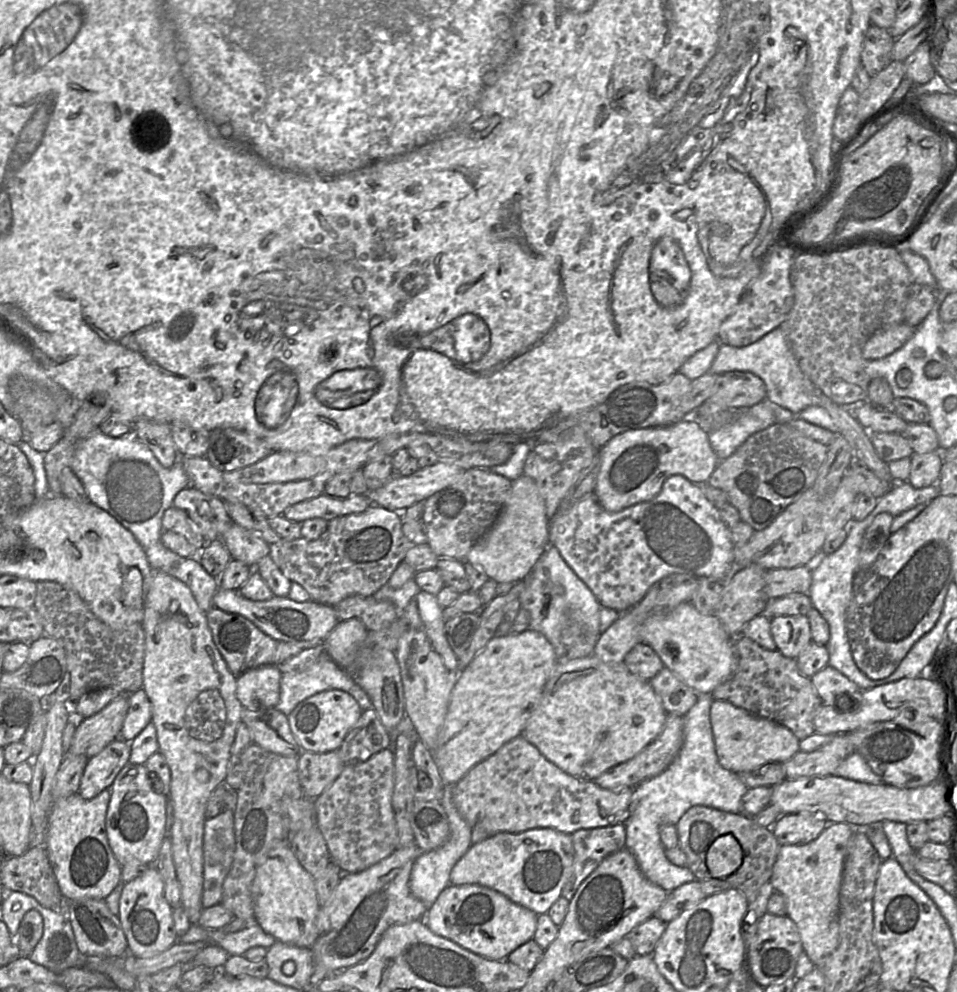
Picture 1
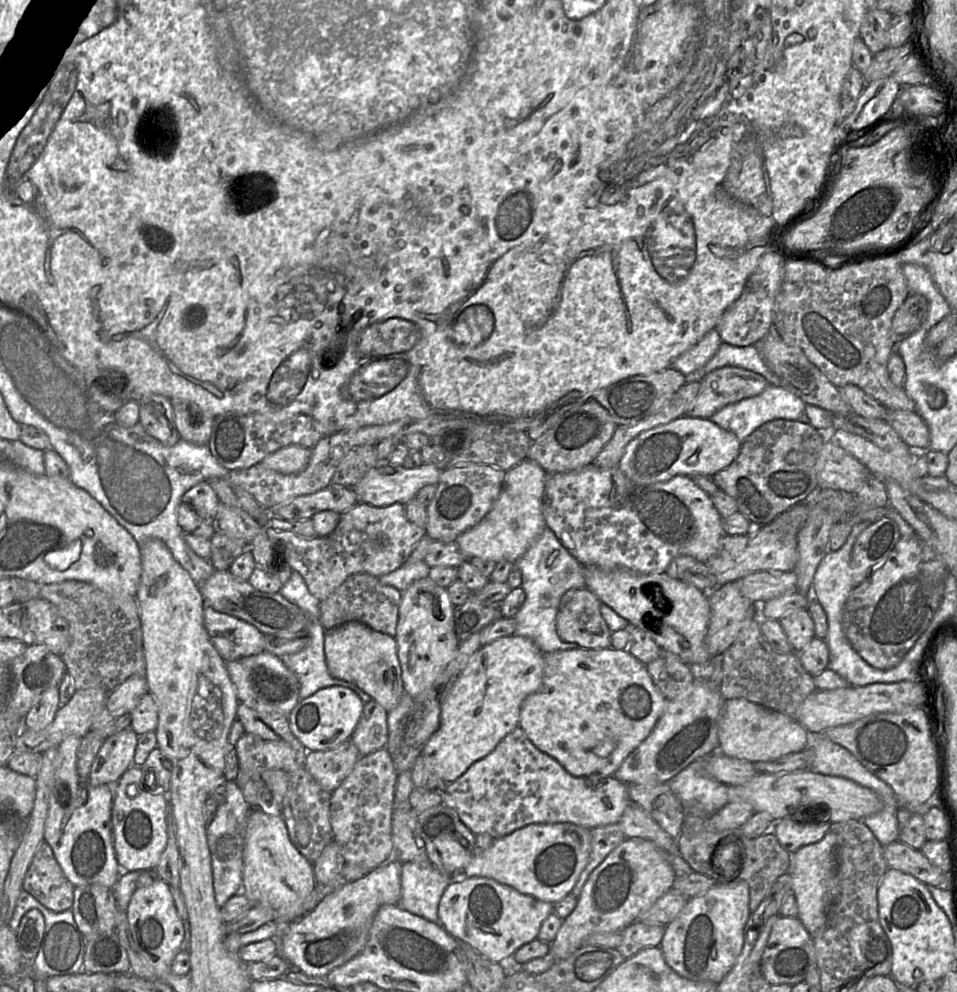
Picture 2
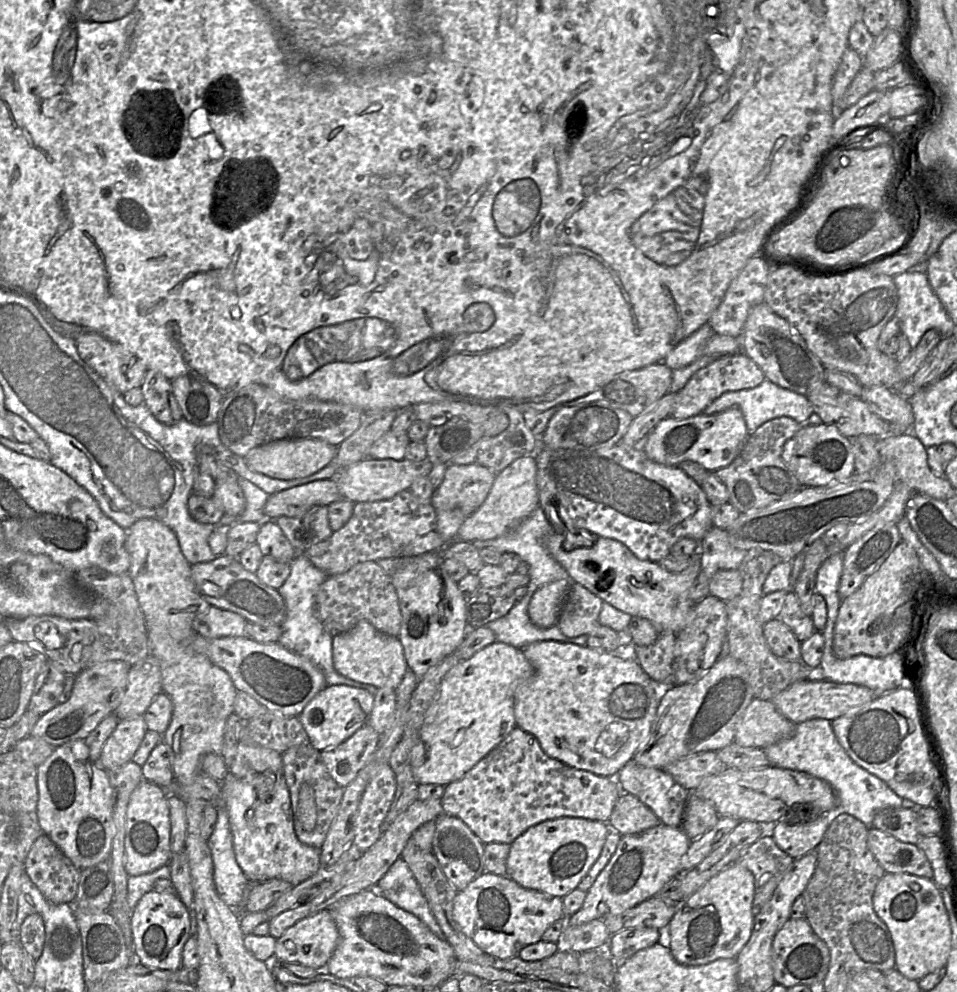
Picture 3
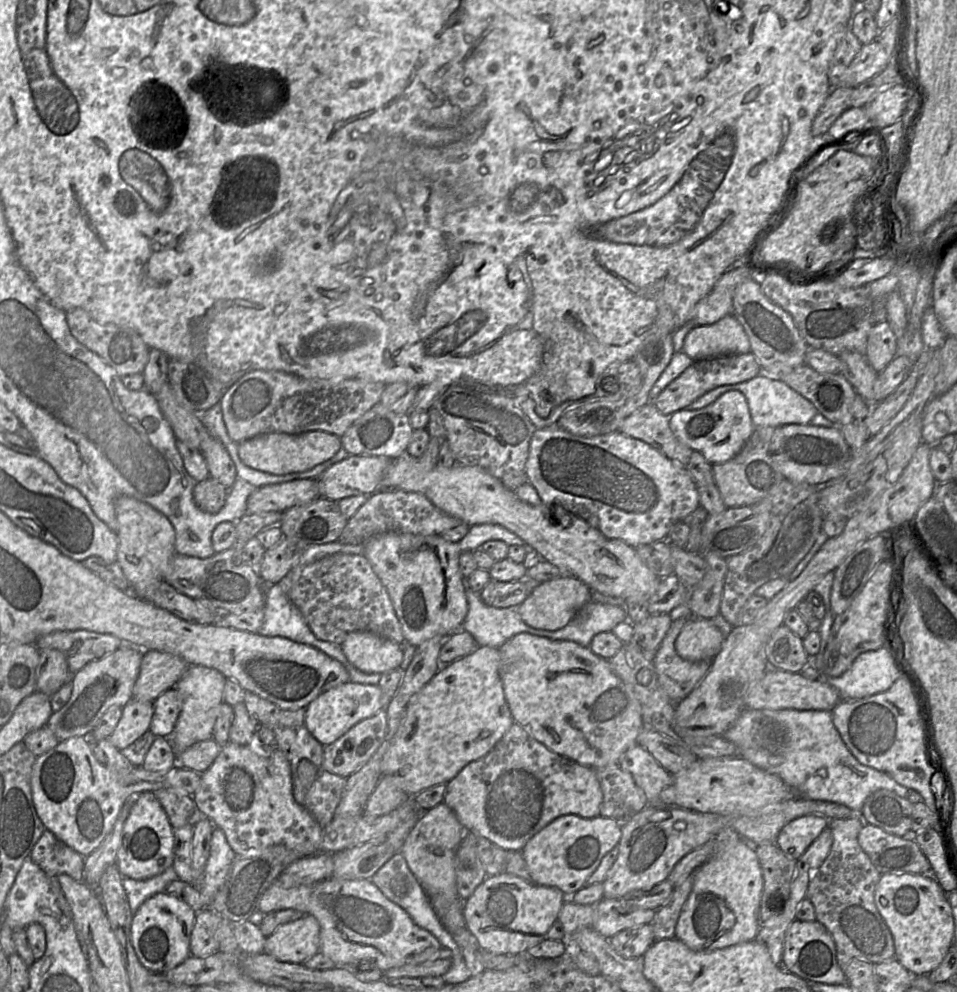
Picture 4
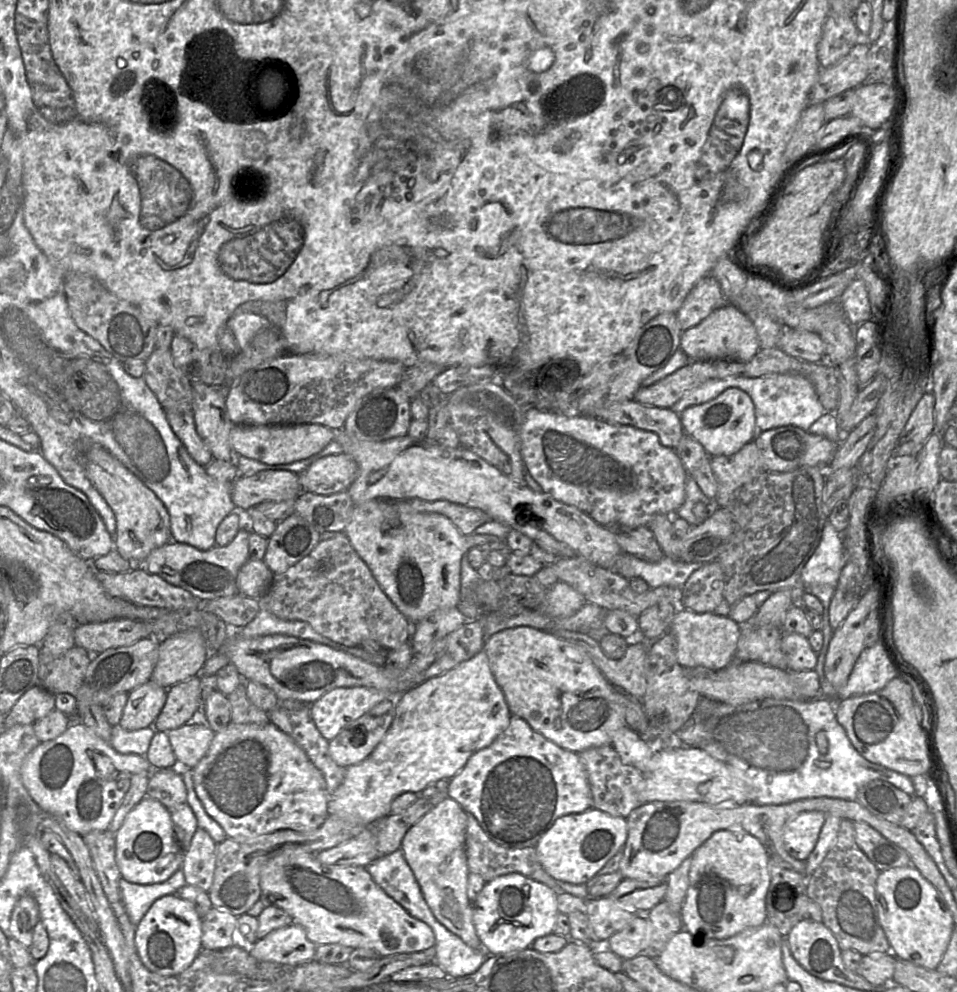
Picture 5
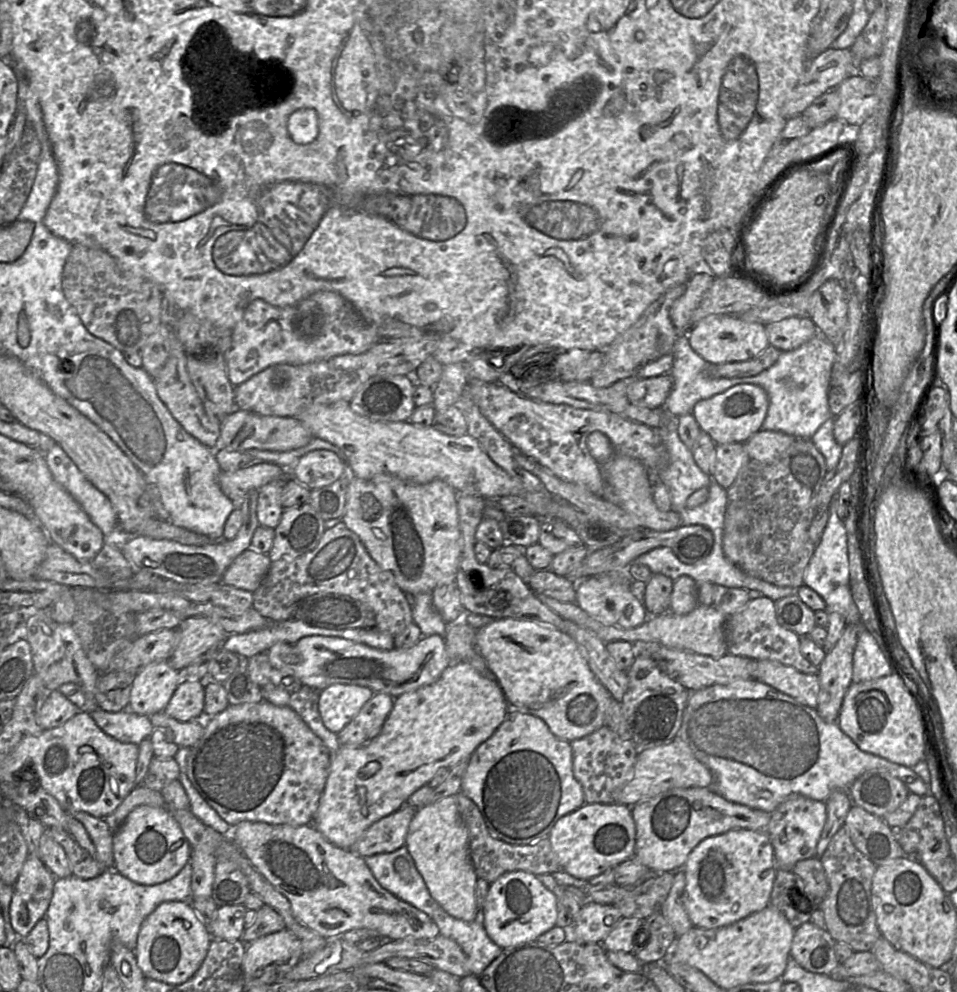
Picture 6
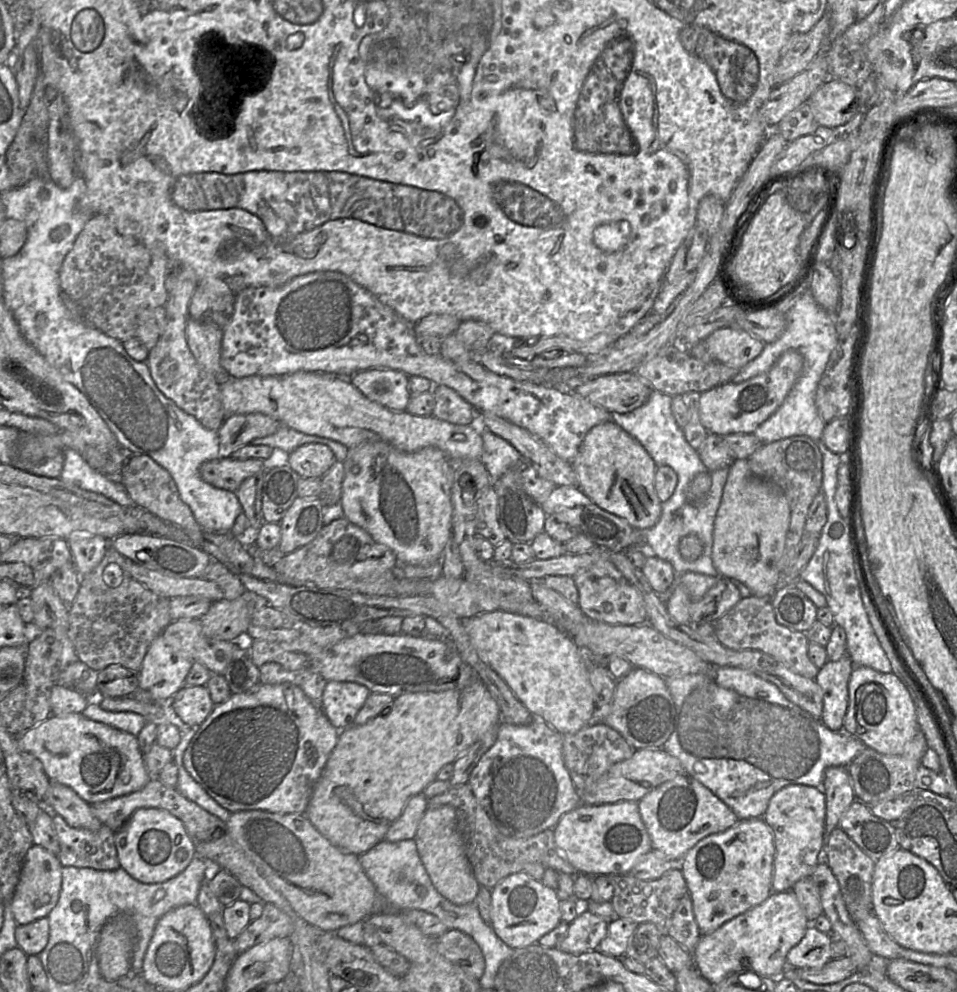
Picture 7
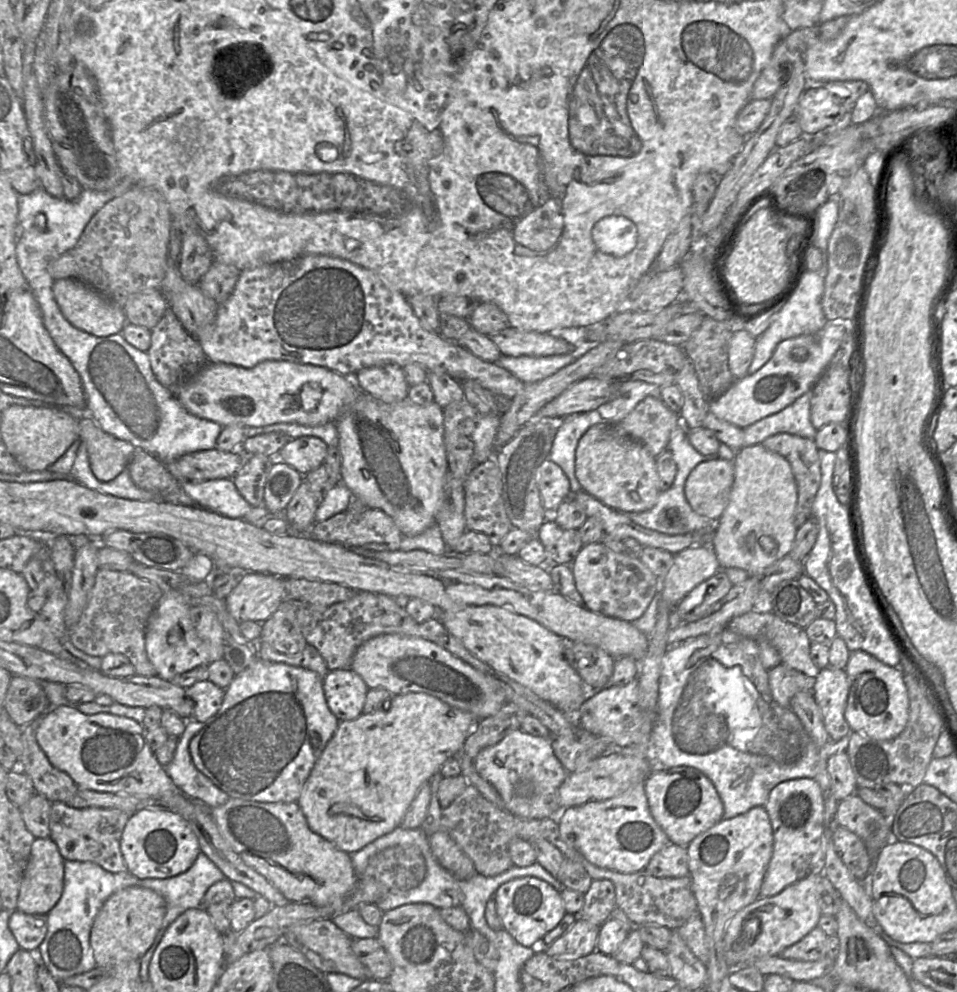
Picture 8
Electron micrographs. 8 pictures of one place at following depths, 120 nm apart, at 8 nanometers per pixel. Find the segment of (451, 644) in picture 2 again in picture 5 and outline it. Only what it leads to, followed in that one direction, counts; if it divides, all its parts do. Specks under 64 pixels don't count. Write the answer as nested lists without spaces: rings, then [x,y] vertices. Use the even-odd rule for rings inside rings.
[[[372,499],[354,505],[351,519],[343,532],[384,593],[412,626],[436,610],[457,607],[460,601],[461,562],[469,547],[467,535],[463,535],[446,516],[417,512],[405,500]]]

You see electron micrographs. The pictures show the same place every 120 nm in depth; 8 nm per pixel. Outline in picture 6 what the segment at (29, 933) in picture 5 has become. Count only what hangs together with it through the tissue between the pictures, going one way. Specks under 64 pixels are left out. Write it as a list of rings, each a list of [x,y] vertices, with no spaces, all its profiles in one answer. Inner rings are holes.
[[[29,853],[21,872],[13,885],[13,896],[10,903],[10,922],[13,930],[19,938],[26,937],[35,924],[45,918],[56,877],[41,861],[38,854]]]

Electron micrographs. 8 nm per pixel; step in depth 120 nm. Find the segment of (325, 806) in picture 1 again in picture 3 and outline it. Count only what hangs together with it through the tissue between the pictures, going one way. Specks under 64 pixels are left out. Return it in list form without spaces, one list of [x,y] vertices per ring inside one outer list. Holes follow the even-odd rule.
[[[390,764],[378,765],[361,797],[354,822],[353,844],[360,851],[368,850],[381,837],[396,788],[396,776]]]

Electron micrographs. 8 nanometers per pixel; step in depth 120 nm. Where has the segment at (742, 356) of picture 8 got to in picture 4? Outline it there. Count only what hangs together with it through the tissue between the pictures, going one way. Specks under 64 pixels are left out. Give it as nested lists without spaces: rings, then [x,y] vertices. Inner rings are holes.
[[[729,314],[713,324],[693,328],[685,337],[682,351],[696,361],[749,353],[750,342],[734,314]]]

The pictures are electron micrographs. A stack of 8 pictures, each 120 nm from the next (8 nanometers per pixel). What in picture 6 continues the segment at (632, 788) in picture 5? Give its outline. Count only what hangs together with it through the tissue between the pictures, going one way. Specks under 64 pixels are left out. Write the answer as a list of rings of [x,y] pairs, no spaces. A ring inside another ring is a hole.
[[[608,726],[572,742],[572,770],[588,804],[613,804],[618,792],[632,778],[637,753],[630,740],[621,739]]]

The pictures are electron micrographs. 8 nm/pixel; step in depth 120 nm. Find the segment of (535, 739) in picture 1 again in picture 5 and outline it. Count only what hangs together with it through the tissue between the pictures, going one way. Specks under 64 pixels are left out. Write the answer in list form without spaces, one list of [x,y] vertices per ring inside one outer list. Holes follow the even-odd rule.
[[[518,626],[504,629],[493,634],[484,642],[483,649],[487,654],[494,678],[504,693],[511,714],[524,719],[533,730],[537,731],[557,746],[565,750],[580,753],[589,748],[612,745],[616,731],[626,725],[625,709],[621,703],[621,691],[608,681],[582,646],[572,641],[561,639],[550,631],[539,630],[530,626]]]

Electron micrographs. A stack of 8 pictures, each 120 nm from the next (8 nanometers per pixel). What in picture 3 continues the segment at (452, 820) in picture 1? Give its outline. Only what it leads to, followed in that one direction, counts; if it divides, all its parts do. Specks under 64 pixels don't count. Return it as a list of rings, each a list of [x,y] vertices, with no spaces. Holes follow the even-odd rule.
[[[399,857],[392,864],[375,888],[392,903],[415,915],[439,938],[445,939],[419,883],[403,858]]]

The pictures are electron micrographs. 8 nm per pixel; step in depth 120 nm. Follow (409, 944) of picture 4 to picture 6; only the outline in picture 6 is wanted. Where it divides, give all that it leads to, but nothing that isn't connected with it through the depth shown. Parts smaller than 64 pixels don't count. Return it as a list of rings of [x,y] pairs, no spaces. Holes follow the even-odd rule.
[[[242,821],[232,827],[233,840],[253,866],[288,899],[294,917],[322,937],[335,938],[360,928],[377,931],[383,939],[383,944],[407,937],[433,939],[439,935],[438,926],[426,913],[398,899],[380,886],[363,857],[330,843],[312,823],[293,826]]]

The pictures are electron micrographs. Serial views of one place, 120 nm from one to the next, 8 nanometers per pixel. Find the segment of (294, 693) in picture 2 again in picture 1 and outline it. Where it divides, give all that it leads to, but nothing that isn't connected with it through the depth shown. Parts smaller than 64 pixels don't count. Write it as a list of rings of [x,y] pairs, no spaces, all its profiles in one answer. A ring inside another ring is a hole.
[[[273,664],[246,670],[236,677],[236,697],[244,709],[275,708],[280,700],[281,677]]]

